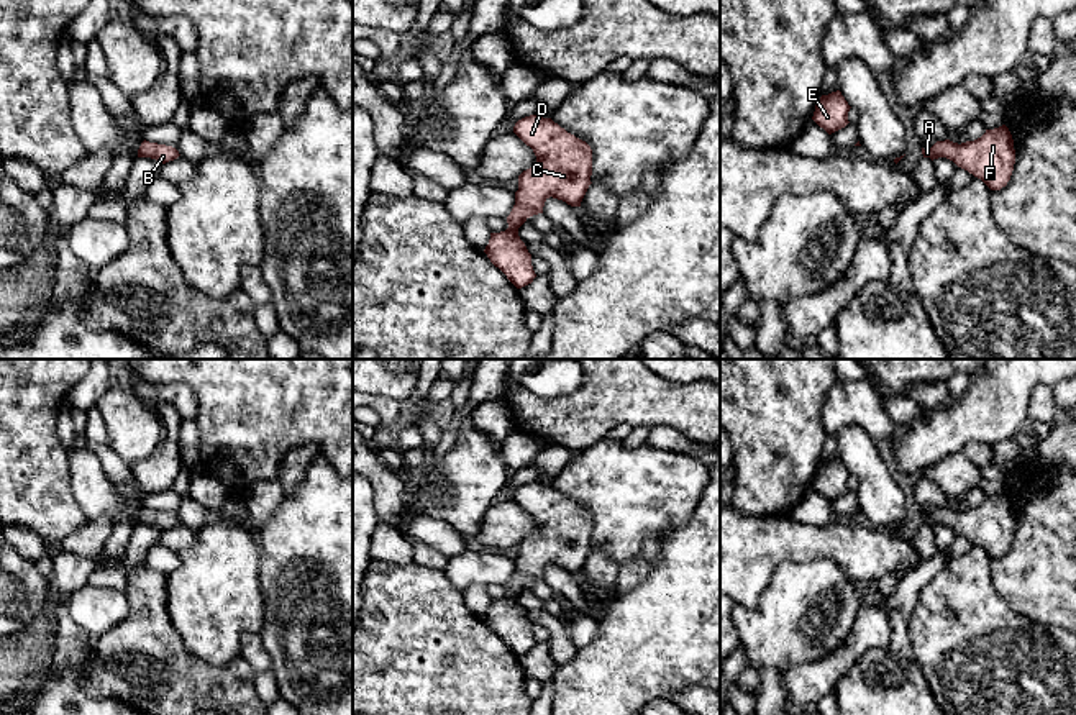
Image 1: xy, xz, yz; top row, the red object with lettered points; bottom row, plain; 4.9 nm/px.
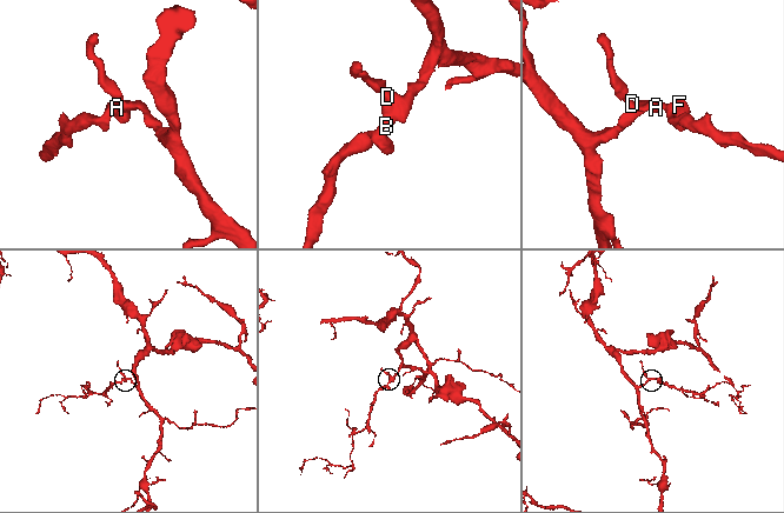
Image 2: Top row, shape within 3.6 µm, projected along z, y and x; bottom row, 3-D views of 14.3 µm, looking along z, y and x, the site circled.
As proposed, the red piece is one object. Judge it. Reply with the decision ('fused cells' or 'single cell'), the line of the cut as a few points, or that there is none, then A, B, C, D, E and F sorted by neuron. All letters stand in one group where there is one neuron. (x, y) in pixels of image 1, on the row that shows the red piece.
single cell | no cut | A B C D E F

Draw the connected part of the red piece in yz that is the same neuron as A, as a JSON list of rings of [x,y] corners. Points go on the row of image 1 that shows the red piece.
[[[1005,125],[986,130],[986,133],[966,143],[950,139],[937,141],[930,149],[922,148],[923,157],[946,157],[958,167],[981,179],[991,190],[1001,190],[1010,180],[1015,149],[1014,139]]]

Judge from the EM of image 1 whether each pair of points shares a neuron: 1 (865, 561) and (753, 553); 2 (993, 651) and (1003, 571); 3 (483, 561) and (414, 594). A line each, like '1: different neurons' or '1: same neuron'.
1: same neuron
2: different neurons
3: different neurons

